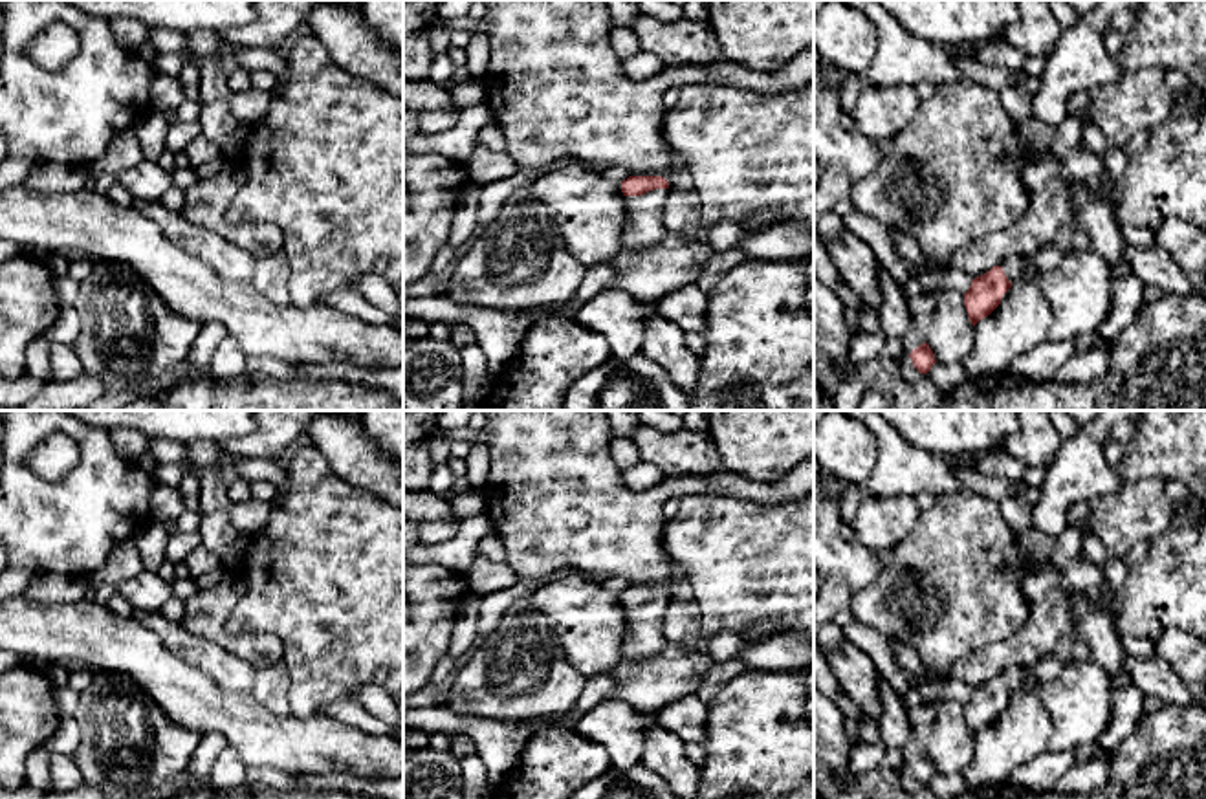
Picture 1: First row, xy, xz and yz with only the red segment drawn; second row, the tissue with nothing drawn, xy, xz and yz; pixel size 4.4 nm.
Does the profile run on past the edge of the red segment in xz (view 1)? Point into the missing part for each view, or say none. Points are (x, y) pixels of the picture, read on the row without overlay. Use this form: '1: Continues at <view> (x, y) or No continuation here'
1: Continues at xz (644, 638)

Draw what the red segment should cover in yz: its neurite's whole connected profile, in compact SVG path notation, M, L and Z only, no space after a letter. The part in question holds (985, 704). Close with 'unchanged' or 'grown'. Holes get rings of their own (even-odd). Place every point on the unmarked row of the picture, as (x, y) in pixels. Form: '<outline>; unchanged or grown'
M1012 665L971 691L970 700L964 704L964 717L973 737L1001 715L1012 698L1012 691L1021 687L1026 674L1028 669Z; grown

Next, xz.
M629 586L621 592L623 614L630 623L619 662L645 662L665 649L660 623L669 607L669 592L662 586Z; grown

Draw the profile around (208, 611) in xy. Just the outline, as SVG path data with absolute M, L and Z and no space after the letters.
M227 572L218 585L198 590L185 601L185 616L180 625L187 634L216 641L233 656L262 671L282 662L282 643L273 634L233 634L227 629L227 619L244 594L242 574Z

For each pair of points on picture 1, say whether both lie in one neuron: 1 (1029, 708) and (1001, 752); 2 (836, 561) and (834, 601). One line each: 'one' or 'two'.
1: one
2: one

